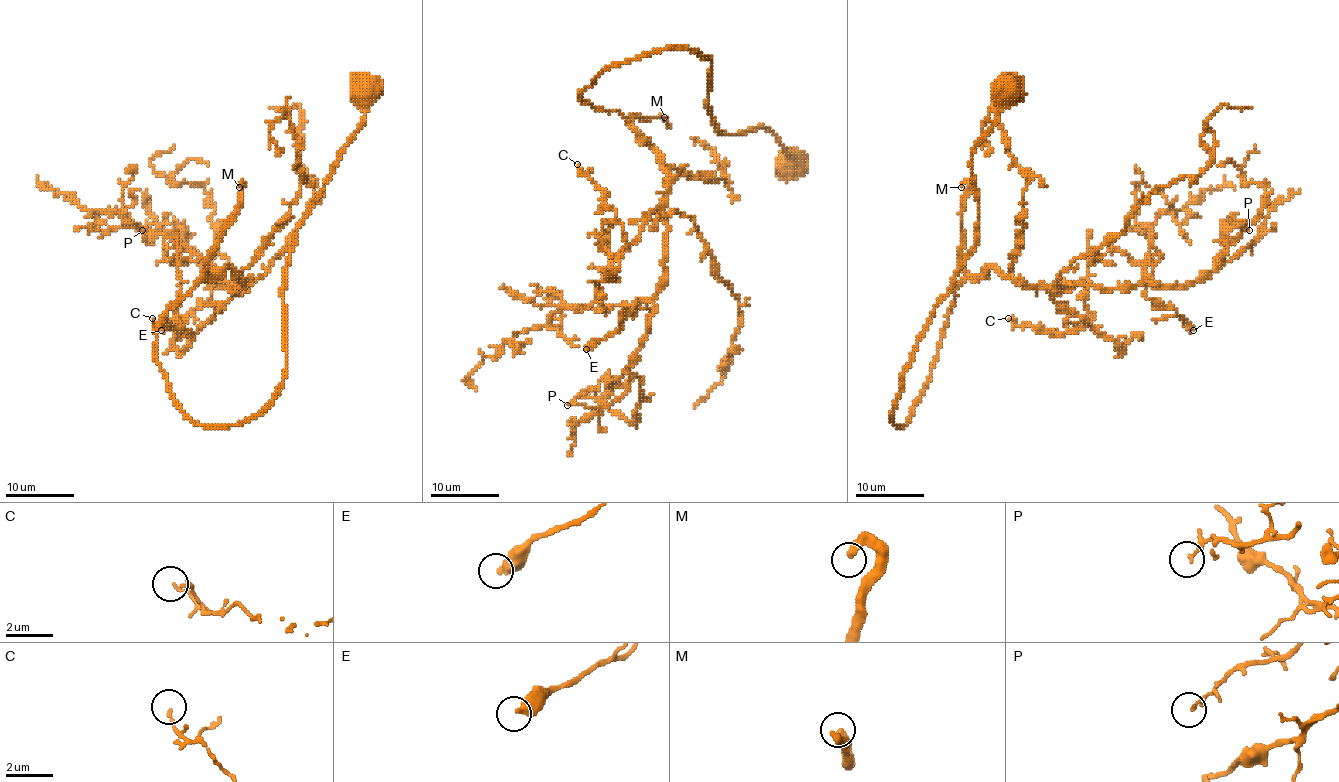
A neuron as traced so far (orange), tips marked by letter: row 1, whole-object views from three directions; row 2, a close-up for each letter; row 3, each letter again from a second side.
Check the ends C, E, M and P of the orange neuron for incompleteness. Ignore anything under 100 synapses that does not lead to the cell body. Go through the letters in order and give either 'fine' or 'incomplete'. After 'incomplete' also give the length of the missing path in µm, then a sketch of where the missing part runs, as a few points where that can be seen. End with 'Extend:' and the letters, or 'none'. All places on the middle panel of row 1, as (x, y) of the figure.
C: fine
E: fine
M: incomplete; about 150 µm are missing
P: fine
Extend: M

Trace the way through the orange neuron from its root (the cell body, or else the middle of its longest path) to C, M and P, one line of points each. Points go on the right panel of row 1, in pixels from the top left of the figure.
C: (1008, 86), (971, 160), (976, 243), (892, 421), (964, 281), (1041, 284), (1087, 323), (1008, 318)
M: (1008, 86), (971, 160), (976, 243), (902, 376), (897, 426), (925, 388), (964, 276), (969, 185), (961, 187)
P: (1008, 86), (971, 160), (976, 243), (897, 426), (964, 281), (1188, 286), (1225, 219), (1249, 230)

